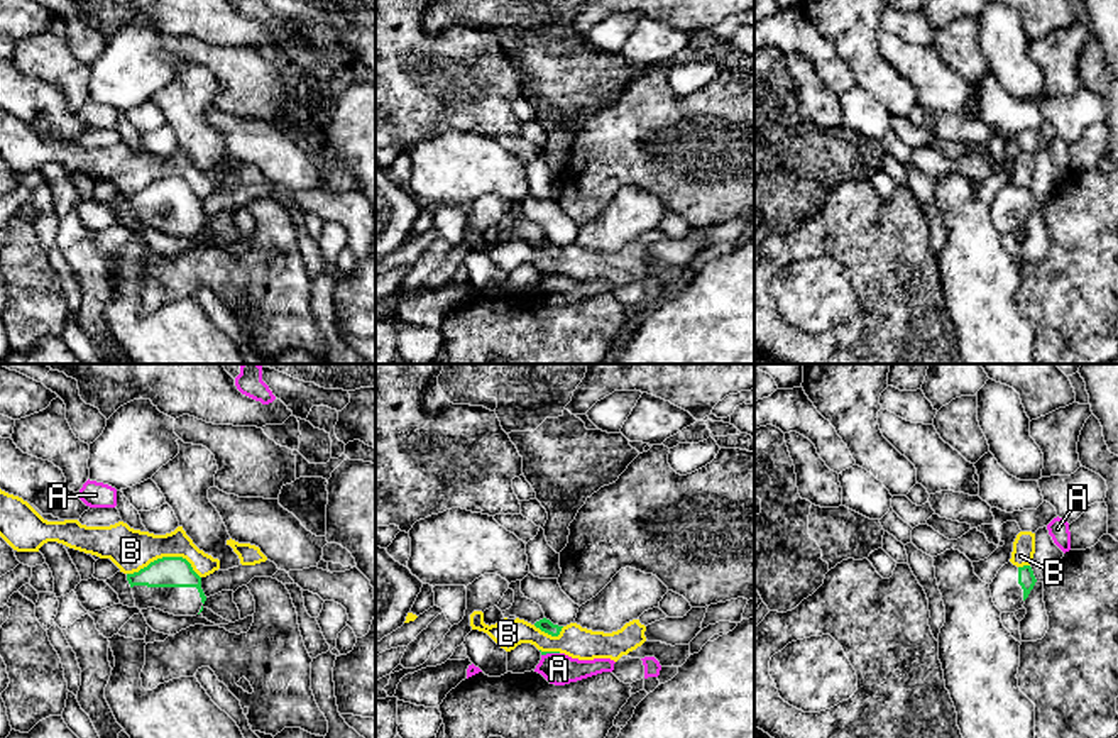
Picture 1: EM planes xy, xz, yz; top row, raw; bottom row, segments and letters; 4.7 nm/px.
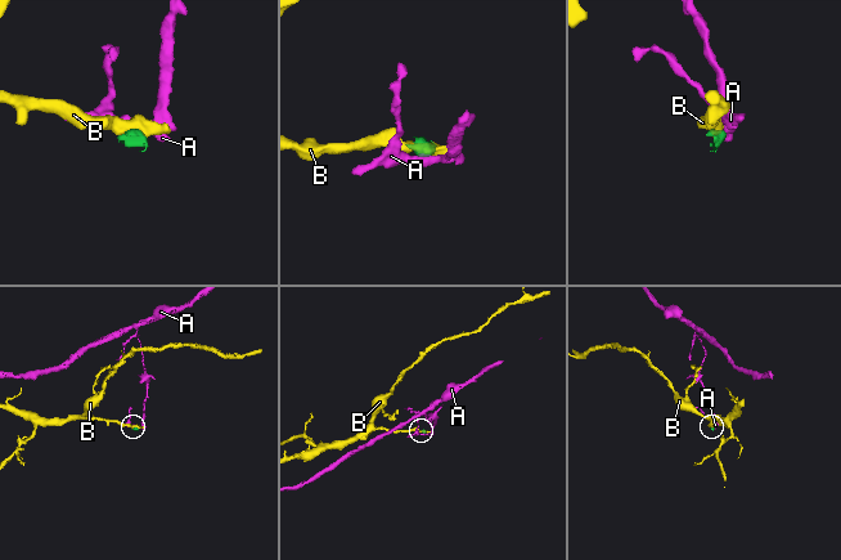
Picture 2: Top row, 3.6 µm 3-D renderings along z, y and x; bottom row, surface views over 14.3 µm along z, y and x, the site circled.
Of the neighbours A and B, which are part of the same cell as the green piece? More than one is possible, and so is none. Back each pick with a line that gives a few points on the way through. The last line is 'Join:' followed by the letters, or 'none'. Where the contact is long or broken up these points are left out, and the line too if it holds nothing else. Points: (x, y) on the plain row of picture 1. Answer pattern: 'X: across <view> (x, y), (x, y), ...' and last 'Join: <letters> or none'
Join: none

